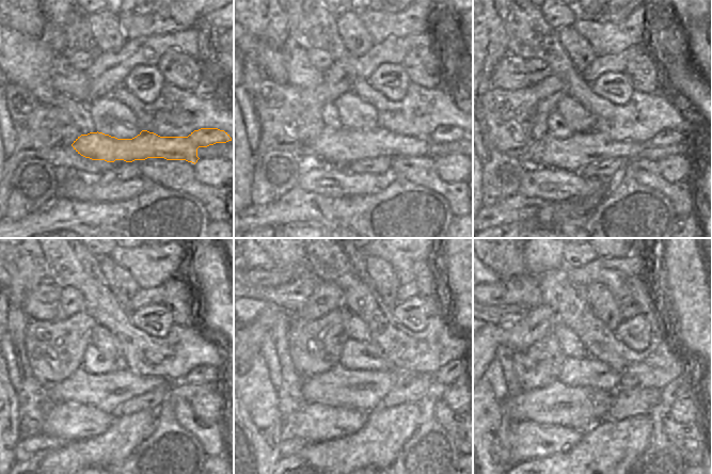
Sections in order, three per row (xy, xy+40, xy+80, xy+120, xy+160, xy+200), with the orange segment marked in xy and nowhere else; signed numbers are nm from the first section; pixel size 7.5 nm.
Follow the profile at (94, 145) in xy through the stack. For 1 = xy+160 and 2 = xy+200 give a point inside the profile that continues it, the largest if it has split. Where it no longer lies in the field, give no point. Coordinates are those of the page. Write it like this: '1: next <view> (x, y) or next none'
1: next xy+160 (318, 404)
2: next xy+200 (557, 404)

